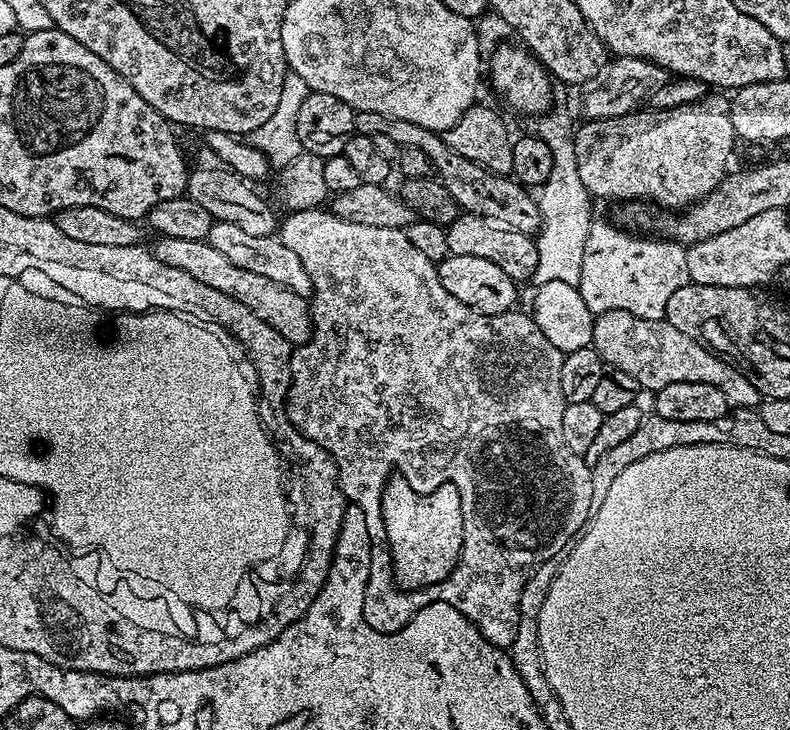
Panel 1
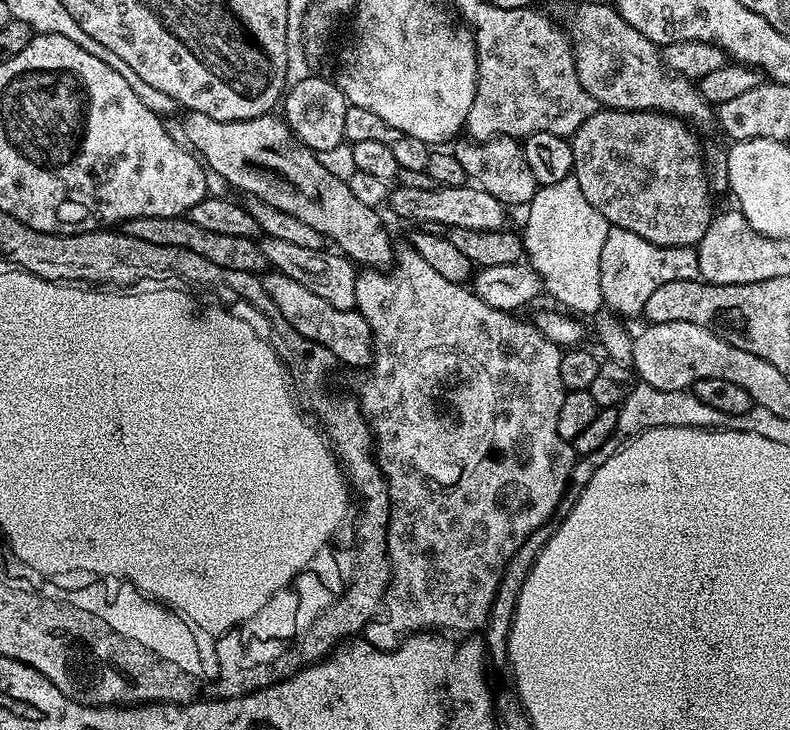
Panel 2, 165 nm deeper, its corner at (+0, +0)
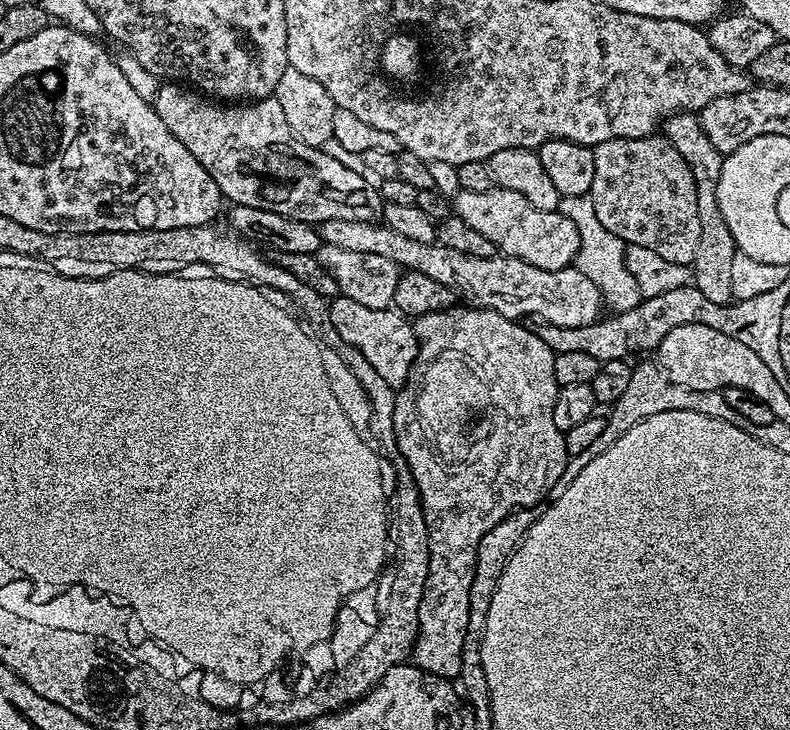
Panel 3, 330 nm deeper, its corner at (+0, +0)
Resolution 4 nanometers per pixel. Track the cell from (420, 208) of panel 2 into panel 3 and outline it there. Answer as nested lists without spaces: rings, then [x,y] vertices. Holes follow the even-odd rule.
[[[492,187],[490,190],[460,189],[454,197],[454,212],[473,230],[479,230],[485,238],[494,242],[497,253],[513,256],[538,266],[538,270],[562,270],[575,261],[580,249],[578,228],[559,210],[538,210],[522,194],[514,190]]]

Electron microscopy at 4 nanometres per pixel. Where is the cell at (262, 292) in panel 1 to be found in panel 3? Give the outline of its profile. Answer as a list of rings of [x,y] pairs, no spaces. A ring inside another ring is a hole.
[[[338,295],[331,297],[328,309],[336,336],[345,340],[354,350],[358,350],[378,370],[379,376],[394,390],[399,390],[408,383],[408,375],[416,360],[416,329],[409,317],[400,315],[392,308],[370,310],[370,306],[362,306],[362,302],[354,302],[354,298]]]

